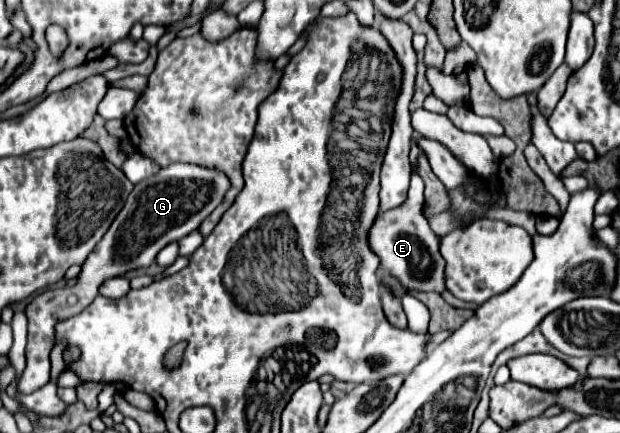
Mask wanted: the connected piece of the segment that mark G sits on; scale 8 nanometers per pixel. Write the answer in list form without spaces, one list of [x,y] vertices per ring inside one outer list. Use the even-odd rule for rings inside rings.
[[[173,163],[165,169],[159,169],[157,175],[147,177],[147,181],[137,183],[103,239],[95,245],[93,253],[81,265],[77,283],[73,287],[43,291],[25,307],[25,315],[29,321],[27,367],[17,383],[17,393],[27,395],[49,383],[49,353],[53,349],[57,321],[69,319],[91,305],[93,299],[99,295],[99,287],[103,281],[125,275],[133,269],[149,267],[155,261],[155,255],[165,245],[179,241],[181,237],[195,231],[201,221],[223,201],[227,189],[229,179],[221,171],[189,163]]]

